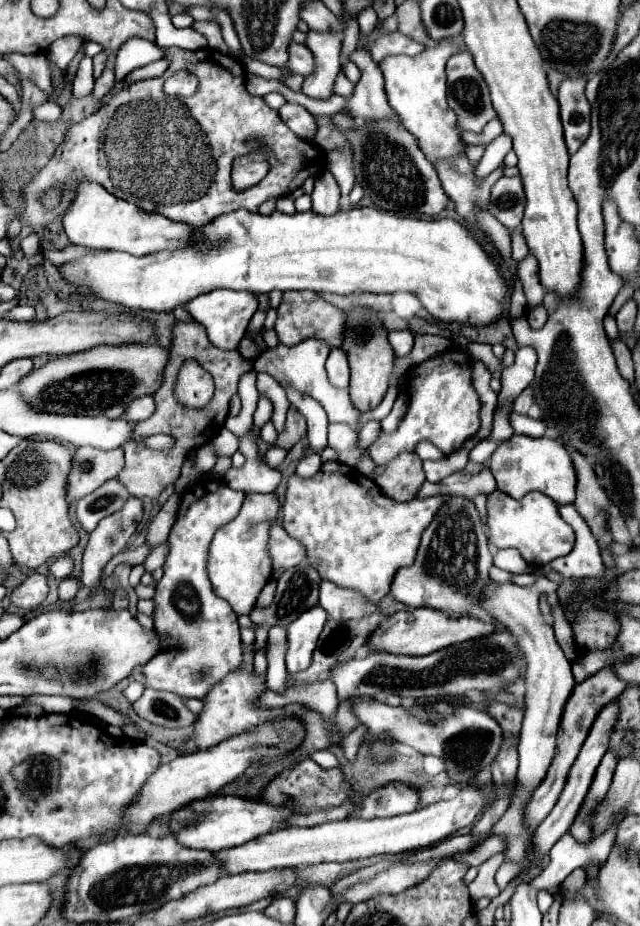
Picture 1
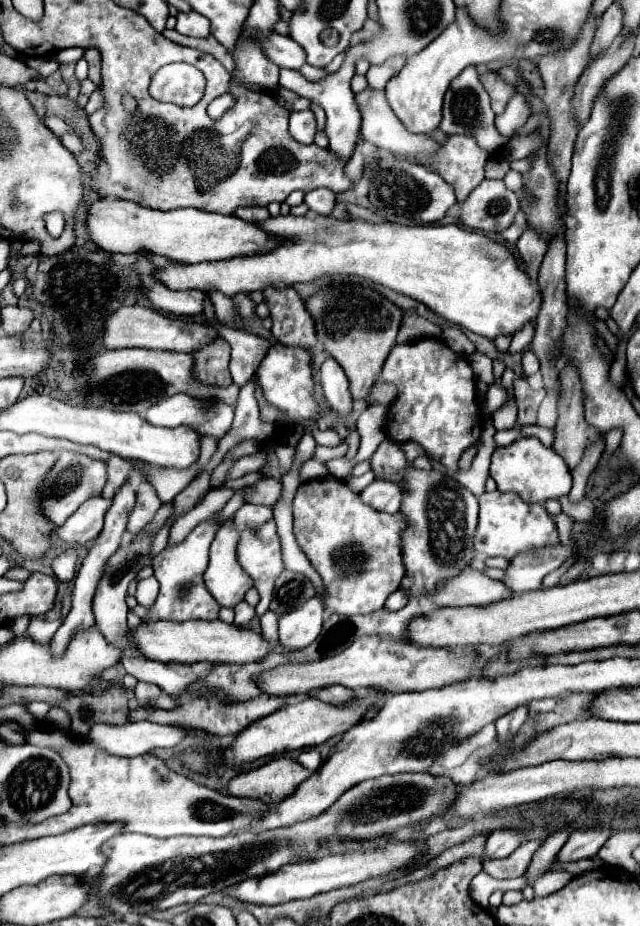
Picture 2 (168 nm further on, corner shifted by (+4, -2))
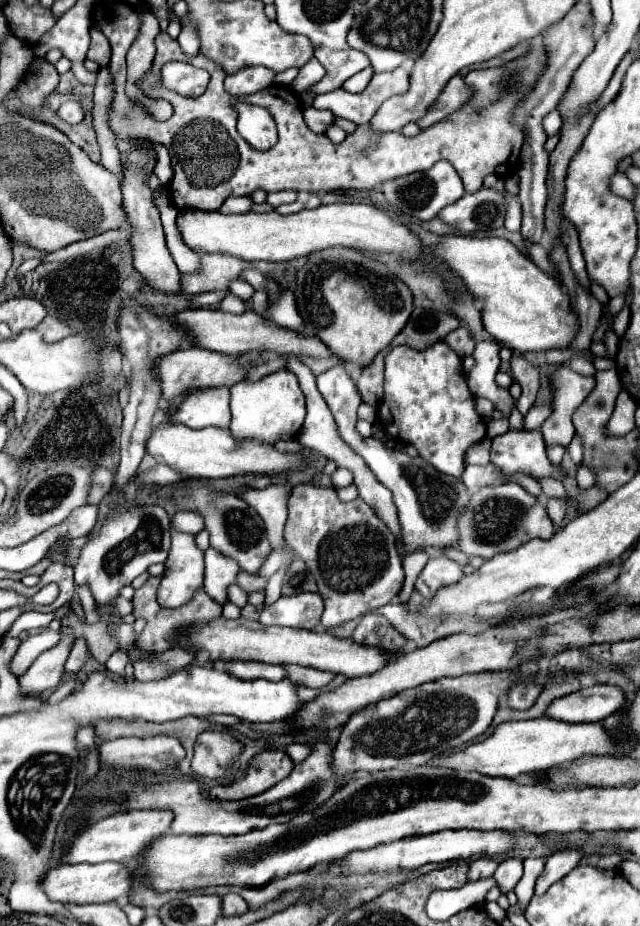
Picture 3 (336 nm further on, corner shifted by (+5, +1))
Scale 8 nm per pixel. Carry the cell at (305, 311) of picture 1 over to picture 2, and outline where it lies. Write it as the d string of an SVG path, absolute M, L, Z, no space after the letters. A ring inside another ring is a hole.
M293 287L283 289L265 289L265 303L271 309L273 319L273 337L277 343L301 349L317 349L319 341L313 329L313 317L307 311L305 301ZM297 337L297 341L295 341Z

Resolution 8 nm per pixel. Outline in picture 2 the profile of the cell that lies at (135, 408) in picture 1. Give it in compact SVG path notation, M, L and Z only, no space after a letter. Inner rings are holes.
M179 393L153 405L147 413L147 421L159 427L191 427L201 435L223 437L233 423L233 407L219 401L203 401Z

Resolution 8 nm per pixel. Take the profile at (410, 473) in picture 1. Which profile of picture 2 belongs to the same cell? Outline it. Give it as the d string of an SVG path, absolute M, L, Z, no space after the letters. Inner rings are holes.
M391 439L381 441L381 445L371 457L371 465L375 477L389 477L391 473L403 473L403 469L409 469L403 449Z

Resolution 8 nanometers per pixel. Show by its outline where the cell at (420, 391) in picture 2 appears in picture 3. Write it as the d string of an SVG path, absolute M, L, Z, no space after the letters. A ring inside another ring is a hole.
M436 342L426 350L414 350L410 346L396 346L390 350L386 356L384 400L378 414L390 438L412 444L424 462L430 462L430 466L434 466L438 472L454 478L460 478L464 472L466 450L486 436L486 422L474 408L474 396L466 386L462 360L454 350L450 350L450 346L446 346L446 342Z

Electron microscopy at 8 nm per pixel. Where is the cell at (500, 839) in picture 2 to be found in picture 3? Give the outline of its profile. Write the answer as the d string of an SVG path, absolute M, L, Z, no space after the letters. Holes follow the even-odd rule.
M478 858L474 862L470 862L470 868L468 868L468 882L476 882L476 880L482 880L482 878L490 878L496 870L496 862L490 860L490 858Z

